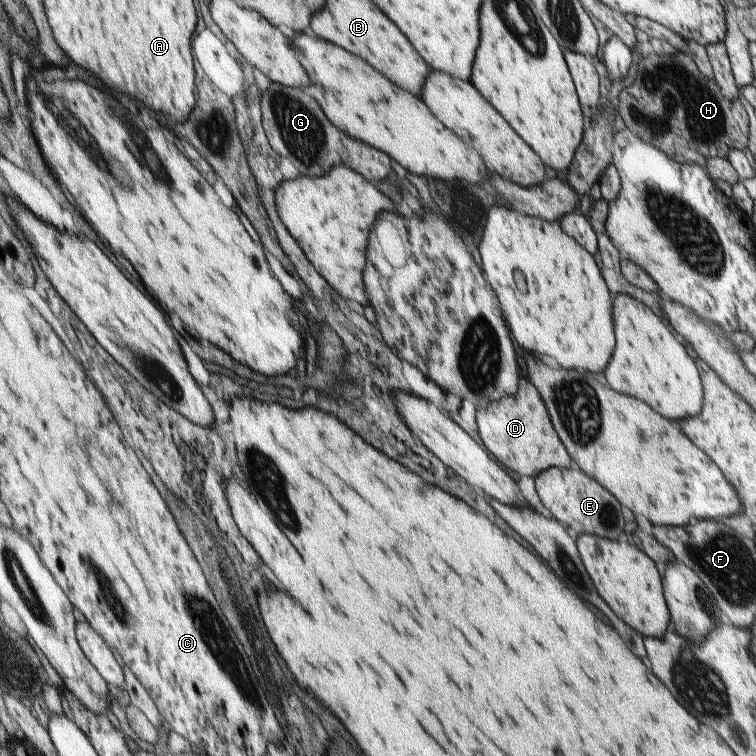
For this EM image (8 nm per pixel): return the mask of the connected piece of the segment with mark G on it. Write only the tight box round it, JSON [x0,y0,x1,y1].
[262,82,392,181]

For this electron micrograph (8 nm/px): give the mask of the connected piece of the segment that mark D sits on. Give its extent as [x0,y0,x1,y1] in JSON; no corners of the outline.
[475,376,574,479]

